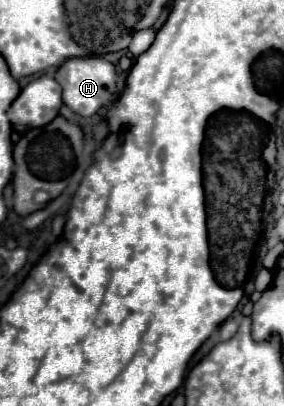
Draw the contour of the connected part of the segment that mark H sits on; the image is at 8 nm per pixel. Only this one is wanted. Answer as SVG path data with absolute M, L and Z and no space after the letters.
M101 56L74 57L67 59L55 73L55 79L63 87L63 103L81 117L95 115L117 91L115 65Z

